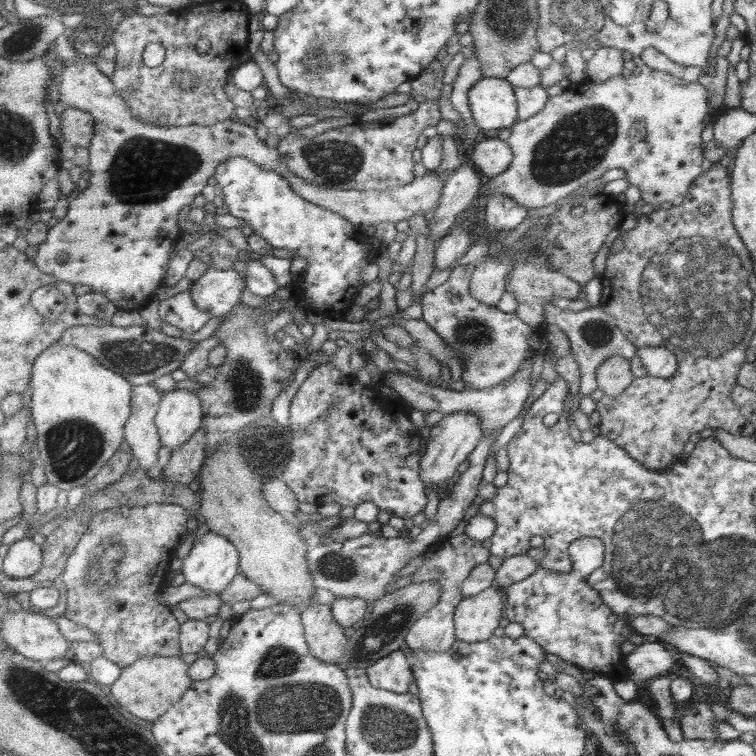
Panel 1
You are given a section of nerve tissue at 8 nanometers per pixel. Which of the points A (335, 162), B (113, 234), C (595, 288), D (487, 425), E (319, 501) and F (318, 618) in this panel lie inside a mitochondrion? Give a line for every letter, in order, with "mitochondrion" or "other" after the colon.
A: mitochondrion
B: other
C: other
D: other
E: other
F: other

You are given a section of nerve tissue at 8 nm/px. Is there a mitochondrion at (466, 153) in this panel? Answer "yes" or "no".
no

